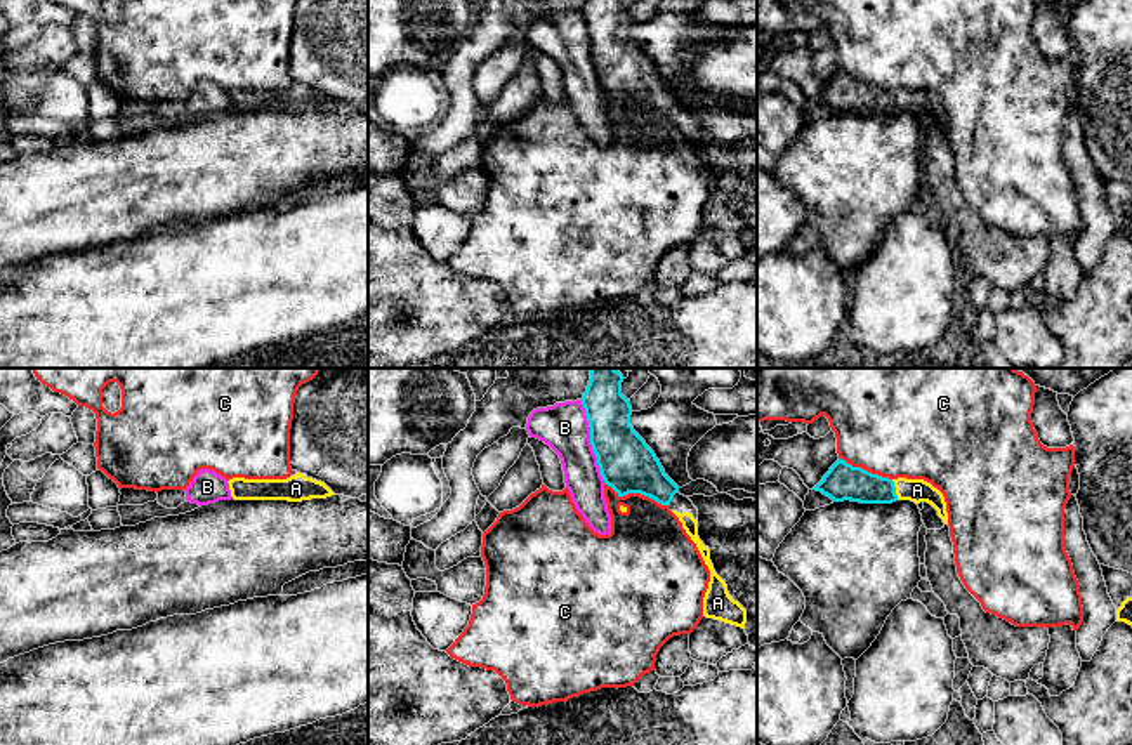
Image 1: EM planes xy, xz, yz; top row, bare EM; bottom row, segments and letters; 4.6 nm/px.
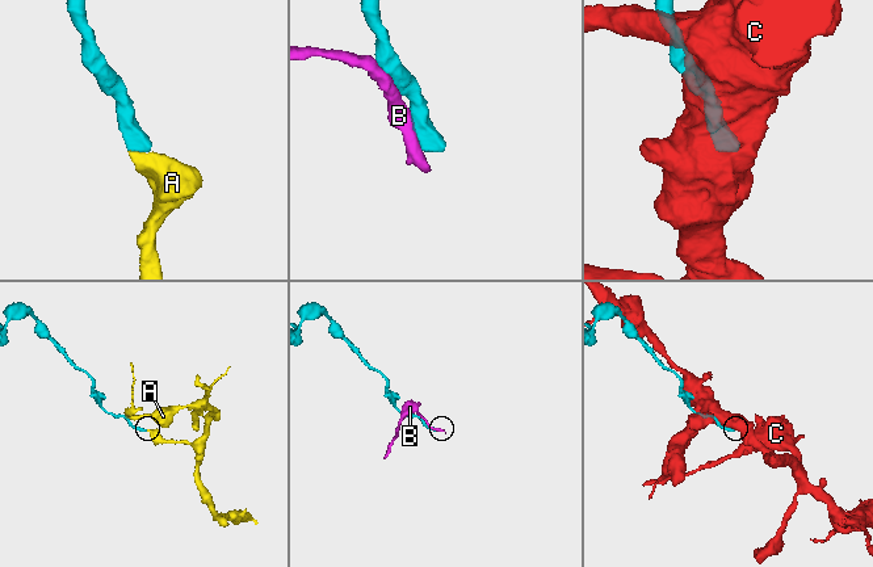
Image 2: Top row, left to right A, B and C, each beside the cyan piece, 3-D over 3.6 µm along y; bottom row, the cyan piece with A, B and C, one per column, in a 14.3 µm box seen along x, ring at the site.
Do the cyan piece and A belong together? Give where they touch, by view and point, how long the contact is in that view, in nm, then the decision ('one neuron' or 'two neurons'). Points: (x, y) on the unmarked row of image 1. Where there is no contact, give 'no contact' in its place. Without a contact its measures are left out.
contact yz (895, 101); length 100 nm; one neuron

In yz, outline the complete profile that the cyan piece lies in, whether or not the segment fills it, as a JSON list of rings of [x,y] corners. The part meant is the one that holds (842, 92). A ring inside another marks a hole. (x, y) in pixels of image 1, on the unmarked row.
[[[839,69],[813,101],[821,102],[833,113],[927,113],[938,122],[938,127],[943,130],[943,134],[948,135],[946,113],[943,104],[924,90],[889,90],[879,85],[872,85],[861,78],[852,78],[846,71]]]

